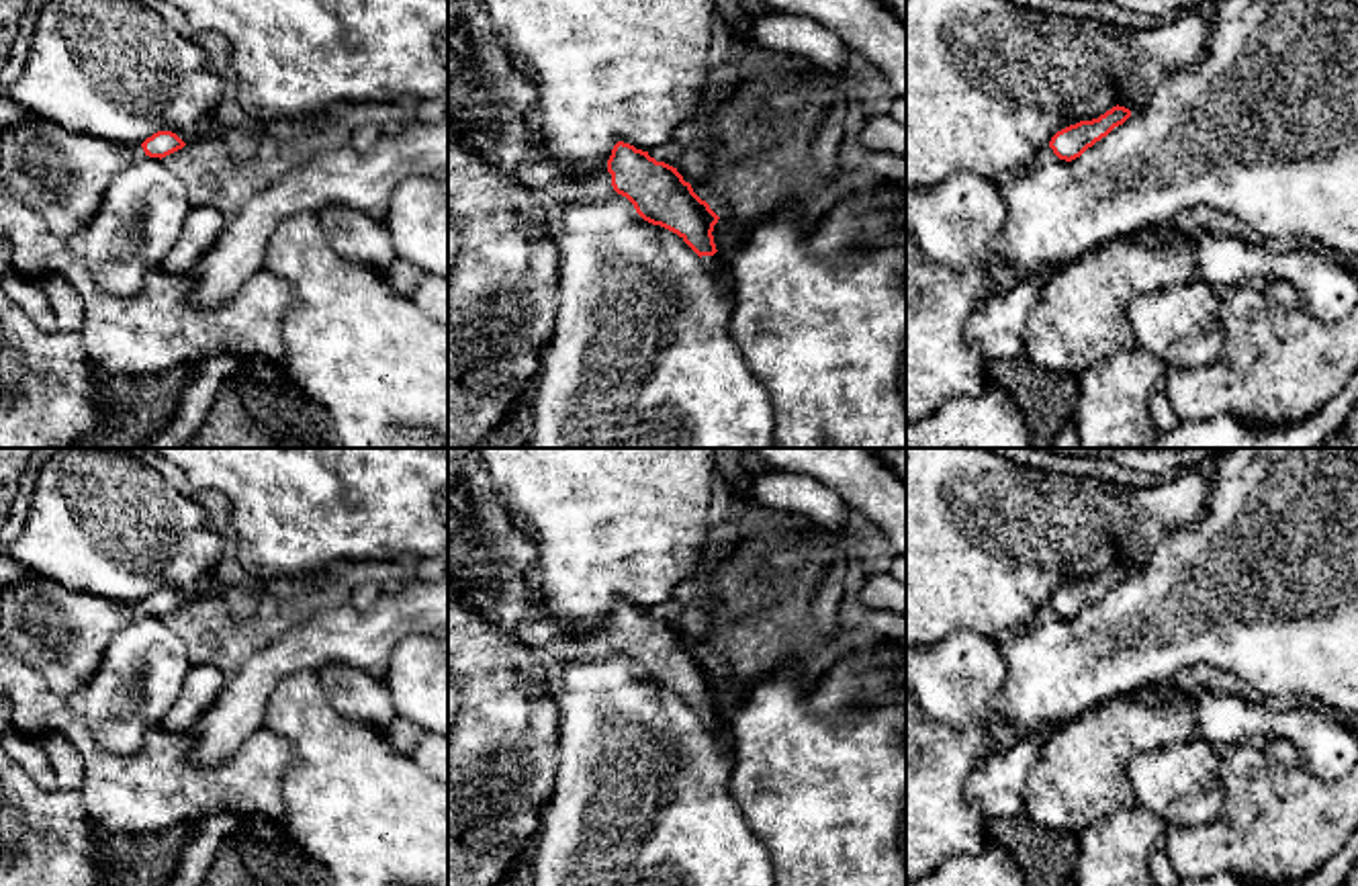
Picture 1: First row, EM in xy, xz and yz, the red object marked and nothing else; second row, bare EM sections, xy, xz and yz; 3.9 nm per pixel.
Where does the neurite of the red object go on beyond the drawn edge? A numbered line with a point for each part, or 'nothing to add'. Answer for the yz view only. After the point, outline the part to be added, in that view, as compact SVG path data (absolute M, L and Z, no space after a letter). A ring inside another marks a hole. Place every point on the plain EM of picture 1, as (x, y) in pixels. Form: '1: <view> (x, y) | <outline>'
nothing to add

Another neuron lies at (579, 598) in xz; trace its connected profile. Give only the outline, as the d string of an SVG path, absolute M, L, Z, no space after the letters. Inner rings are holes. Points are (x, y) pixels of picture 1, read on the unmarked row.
M472 448L491 477L497 499L507 507L509 516L524 528L536 546L536 567L528 573L528 593L532 620L552 620L569 632L595 632L607 628L607 618L618 600L648 610L673 597L673 589L695 577L708 557L708 505L712 481L716 473L714 448Z

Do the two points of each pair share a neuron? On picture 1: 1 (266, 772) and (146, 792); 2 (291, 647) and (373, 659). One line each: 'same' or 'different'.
1: same
2: same

